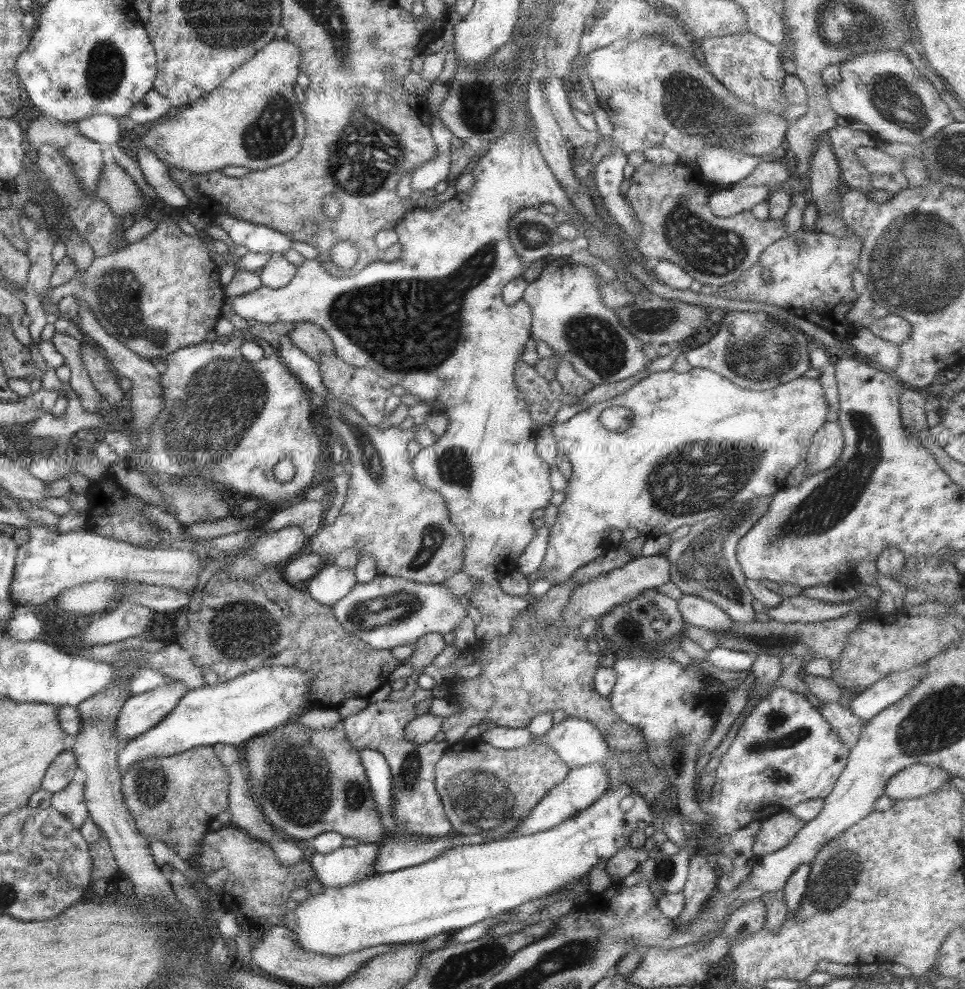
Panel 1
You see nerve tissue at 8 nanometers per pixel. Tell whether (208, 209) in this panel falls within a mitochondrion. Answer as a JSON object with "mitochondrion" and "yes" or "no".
{"mitochondrion":"no"}

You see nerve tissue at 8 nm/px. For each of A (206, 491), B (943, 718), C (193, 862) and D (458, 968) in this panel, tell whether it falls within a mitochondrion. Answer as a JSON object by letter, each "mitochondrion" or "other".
{"A":"mitochondrion","B":"mitochondrion","C":"other","D":"mitochondrion"}

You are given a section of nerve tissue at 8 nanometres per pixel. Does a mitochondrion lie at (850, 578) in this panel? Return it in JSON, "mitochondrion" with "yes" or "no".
{"mitochondrion":"no"}

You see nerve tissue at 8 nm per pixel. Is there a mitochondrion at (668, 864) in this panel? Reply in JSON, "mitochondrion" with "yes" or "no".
{"mitochondrion":"yes"}

